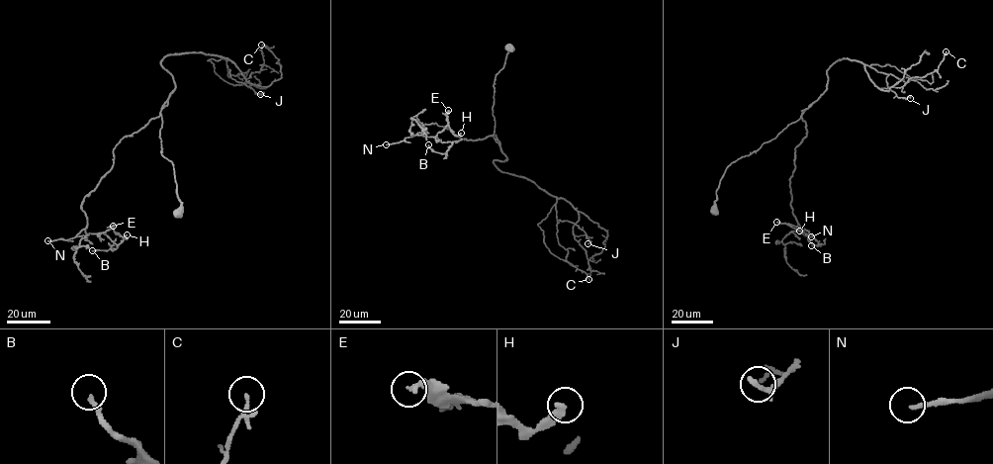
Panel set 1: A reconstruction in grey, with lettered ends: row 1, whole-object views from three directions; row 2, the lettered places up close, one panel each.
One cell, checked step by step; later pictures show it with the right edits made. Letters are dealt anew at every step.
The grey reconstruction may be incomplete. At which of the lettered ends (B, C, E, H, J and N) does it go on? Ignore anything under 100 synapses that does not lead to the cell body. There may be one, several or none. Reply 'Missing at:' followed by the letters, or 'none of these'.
Missing at: N

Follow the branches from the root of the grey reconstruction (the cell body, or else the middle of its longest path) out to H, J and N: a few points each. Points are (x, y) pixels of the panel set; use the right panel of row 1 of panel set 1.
H: (713, 211), (725, 169), (801, 118), (807, 135), (795, 148), (789, 187), (803, 230), (788, 225), (799, 231)
J: (713, 211), (725, 169), (796, 122), (826, 89), (835, 61), (855, 60), (887, 73), (887, 86), (910, 98)
N: (713, 211), (725, 169), (801, 118), (807, 135), (795, 148), (790, 204), (801, 231), (811, 236)

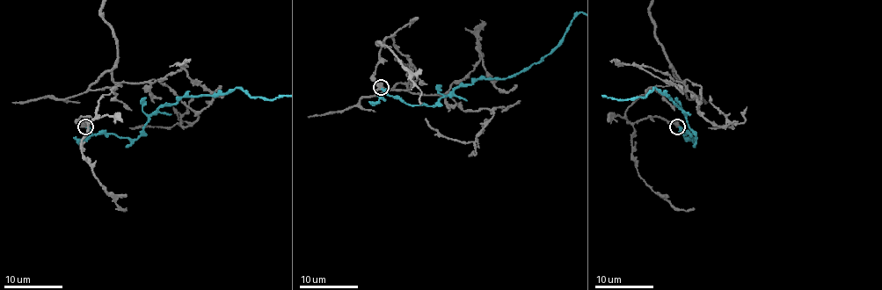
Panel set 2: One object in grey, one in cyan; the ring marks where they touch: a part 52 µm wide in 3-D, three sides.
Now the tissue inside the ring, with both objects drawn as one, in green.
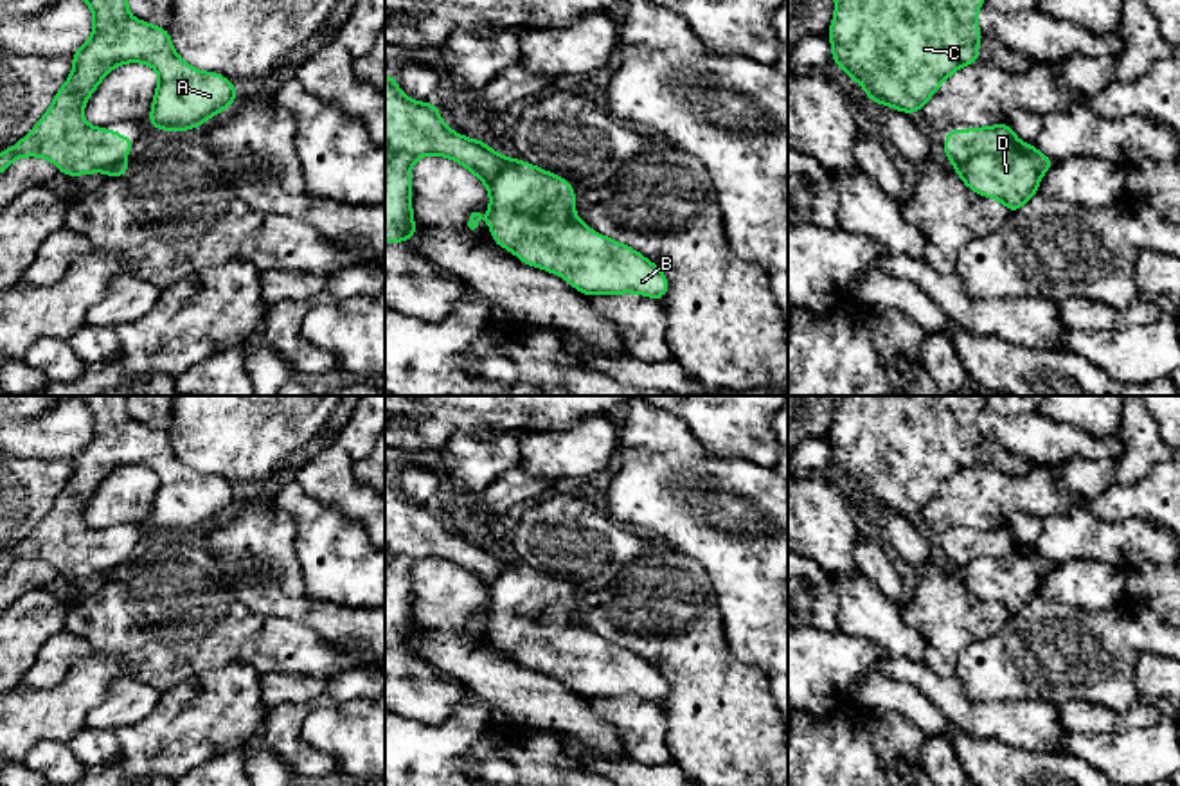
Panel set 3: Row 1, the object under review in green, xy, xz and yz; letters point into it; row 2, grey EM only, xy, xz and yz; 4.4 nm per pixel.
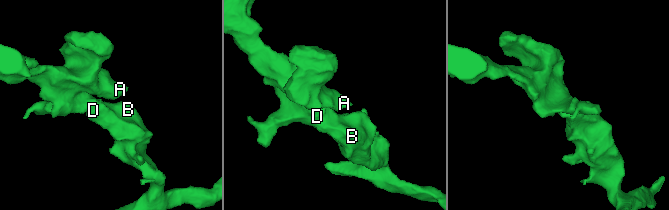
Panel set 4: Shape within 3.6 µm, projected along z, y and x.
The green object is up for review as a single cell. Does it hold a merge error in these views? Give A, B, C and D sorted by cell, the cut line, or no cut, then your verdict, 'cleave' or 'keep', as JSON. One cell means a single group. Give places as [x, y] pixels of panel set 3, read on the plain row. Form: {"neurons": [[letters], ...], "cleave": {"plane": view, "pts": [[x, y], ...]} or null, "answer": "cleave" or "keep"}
{"neurons": [["A", "C"], ["B", "D"]], "cleave": {"plane": "yz", "pts": [[1020, 545], [1004, 556], [975, 556], [954, 569]]}, "answer": "cleave"}

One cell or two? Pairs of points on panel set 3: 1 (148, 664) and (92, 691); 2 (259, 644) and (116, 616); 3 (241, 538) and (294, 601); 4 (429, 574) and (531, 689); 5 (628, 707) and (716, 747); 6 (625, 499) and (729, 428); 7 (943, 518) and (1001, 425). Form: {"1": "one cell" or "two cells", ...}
{"1": "two cells", "2": "one cell", "3": "one cell", "4": "one cell", "5": "two cells", "6": "two cells", "7": "two cells"}

